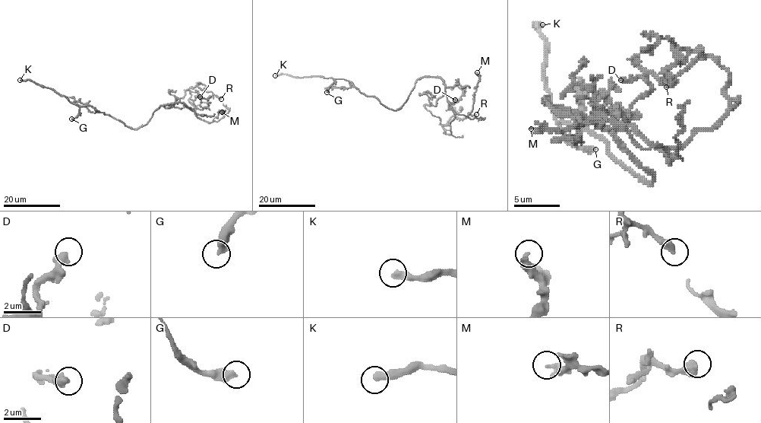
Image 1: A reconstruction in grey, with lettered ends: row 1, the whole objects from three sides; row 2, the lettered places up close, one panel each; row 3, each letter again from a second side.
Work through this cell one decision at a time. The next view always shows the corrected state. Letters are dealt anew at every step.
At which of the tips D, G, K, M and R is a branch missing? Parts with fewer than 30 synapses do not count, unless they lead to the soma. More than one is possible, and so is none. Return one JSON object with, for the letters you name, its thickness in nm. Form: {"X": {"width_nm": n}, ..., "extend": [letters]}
{"G": {"width_nm": 440}, "K": {"width_nm": 400}, "extend": ["G", "K"]}

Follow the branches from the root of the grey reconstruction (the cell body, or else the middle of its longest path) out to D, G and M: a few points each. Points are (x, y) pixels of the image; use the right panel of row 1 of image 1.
D: (592, 123), (556, 109), (547, 98), (574, 116), (625, 121), (650, 87), (641, 77), (620, 80)
G: (592, 123), (652, 179), (639, 179), (600, 138), (576, 131), (554, 107), (560, 131), (576, 147), (595, 149)
M: (592, 123), (547, 98), (574, 116), (627, 121), (671, 160), (625, 131), (531, 128)

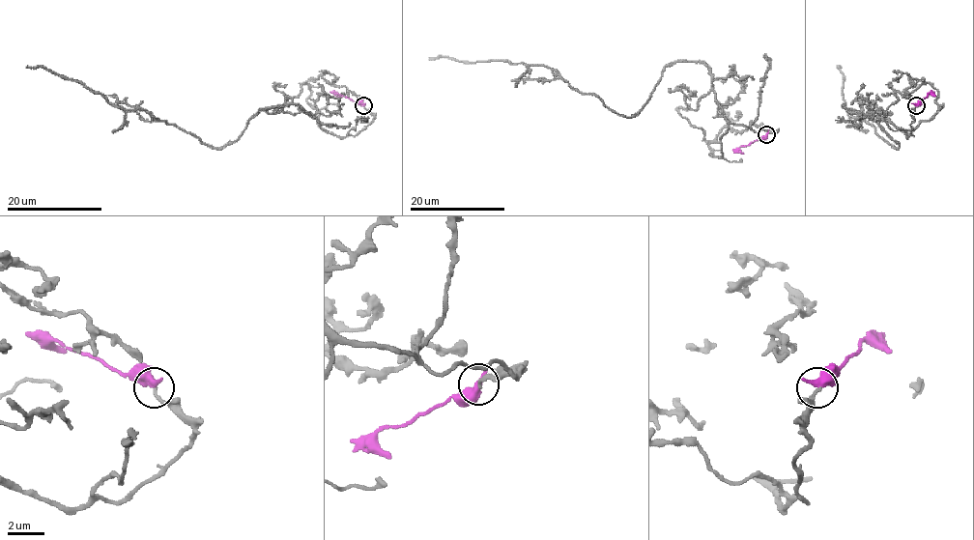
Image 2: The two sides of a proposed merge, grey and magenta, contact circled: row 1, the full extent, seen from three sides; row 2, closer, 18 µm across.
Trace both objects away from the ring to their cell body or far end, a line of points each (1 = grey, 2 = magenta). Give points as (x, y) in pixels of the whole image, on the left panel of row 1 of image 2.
1: (364, 105), (374, 116), (355, 135), (333, 135), (294, 104), (272, 105), (233, 141), (212, 147), (26, 67)
2: (364, 105), (329, 92)

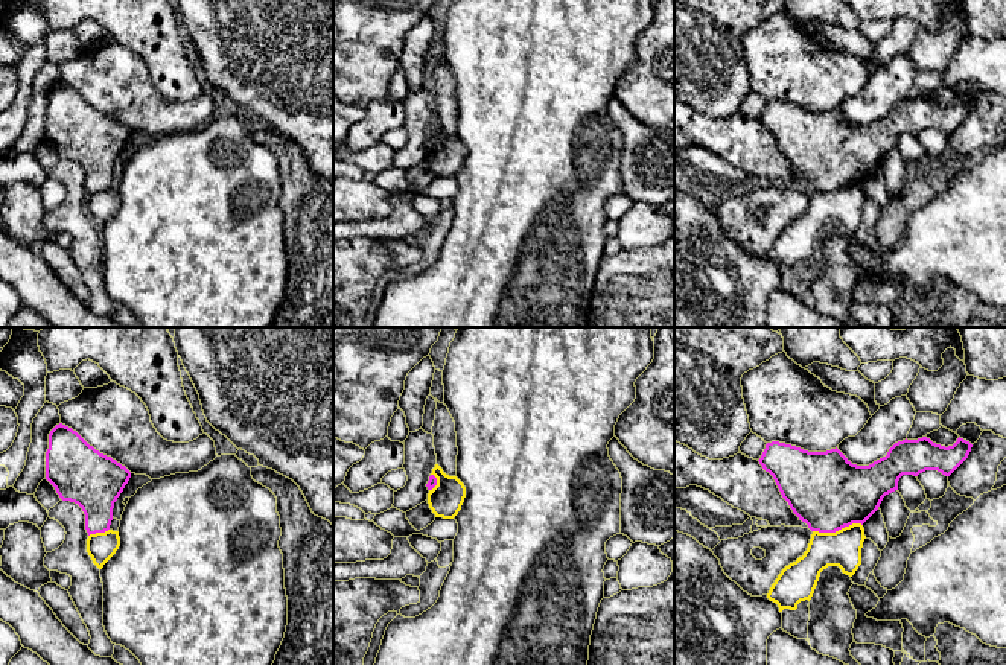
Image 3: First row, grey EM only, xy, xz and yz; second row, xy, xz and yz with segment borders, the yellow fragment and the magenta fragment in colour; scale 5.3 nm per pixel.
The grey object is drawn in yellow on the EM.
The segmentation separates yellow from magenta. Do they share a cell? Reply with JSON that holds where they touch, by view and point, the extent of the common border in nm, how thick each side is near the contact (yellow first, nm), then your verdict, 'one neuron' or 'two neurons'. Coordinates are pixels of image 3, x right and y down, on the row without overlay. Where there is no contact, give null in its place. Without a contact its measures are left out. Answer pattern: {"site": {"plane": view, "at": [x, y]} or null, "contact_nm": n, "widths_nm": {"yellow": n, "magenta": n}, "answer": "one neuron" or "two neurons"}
{"site": {"plane": "yz", "at": [839, 189]}, "contact_nm": 260, "widths_nm": {"yellow": 190, "magenta": 400}, "answer": "two neurons"}

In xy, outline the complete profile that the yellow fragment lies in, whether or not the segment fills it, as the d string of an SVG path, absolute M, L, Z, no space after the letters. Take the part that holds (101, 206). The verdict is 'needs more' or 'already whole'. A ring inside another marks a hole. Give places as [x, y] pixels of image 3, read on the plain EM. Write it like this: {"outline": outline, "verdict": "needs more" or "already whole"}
{"outline": "M113 189L90 193L87 198L87 212L99 228L116 213L119 205L119 190Z", "verdict": "already whole"}

